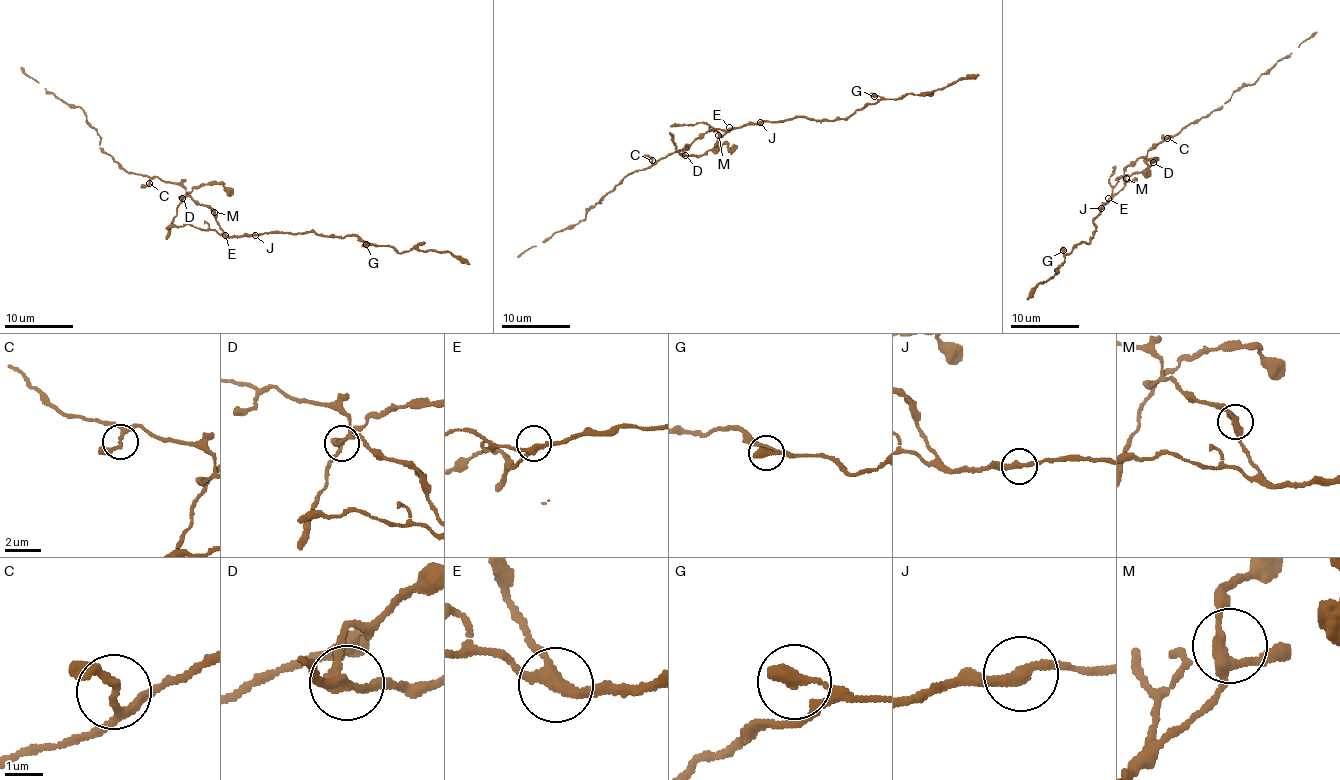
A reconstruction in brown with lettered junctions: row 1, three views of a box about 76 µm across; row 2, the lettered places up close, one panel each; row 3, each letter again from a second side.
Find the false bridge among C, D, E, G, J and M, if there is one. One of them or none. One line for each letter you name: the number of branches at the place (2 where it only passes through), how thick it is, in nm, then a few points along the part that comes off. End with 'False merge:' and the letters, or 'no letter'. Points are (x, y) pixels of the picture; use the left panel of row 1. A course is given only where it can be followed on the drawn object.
D: 3 branches meet; 240 nm thick; foreign part runs (183, 199), (194, 188), (219, 183), (231, 196)
False merge: D

